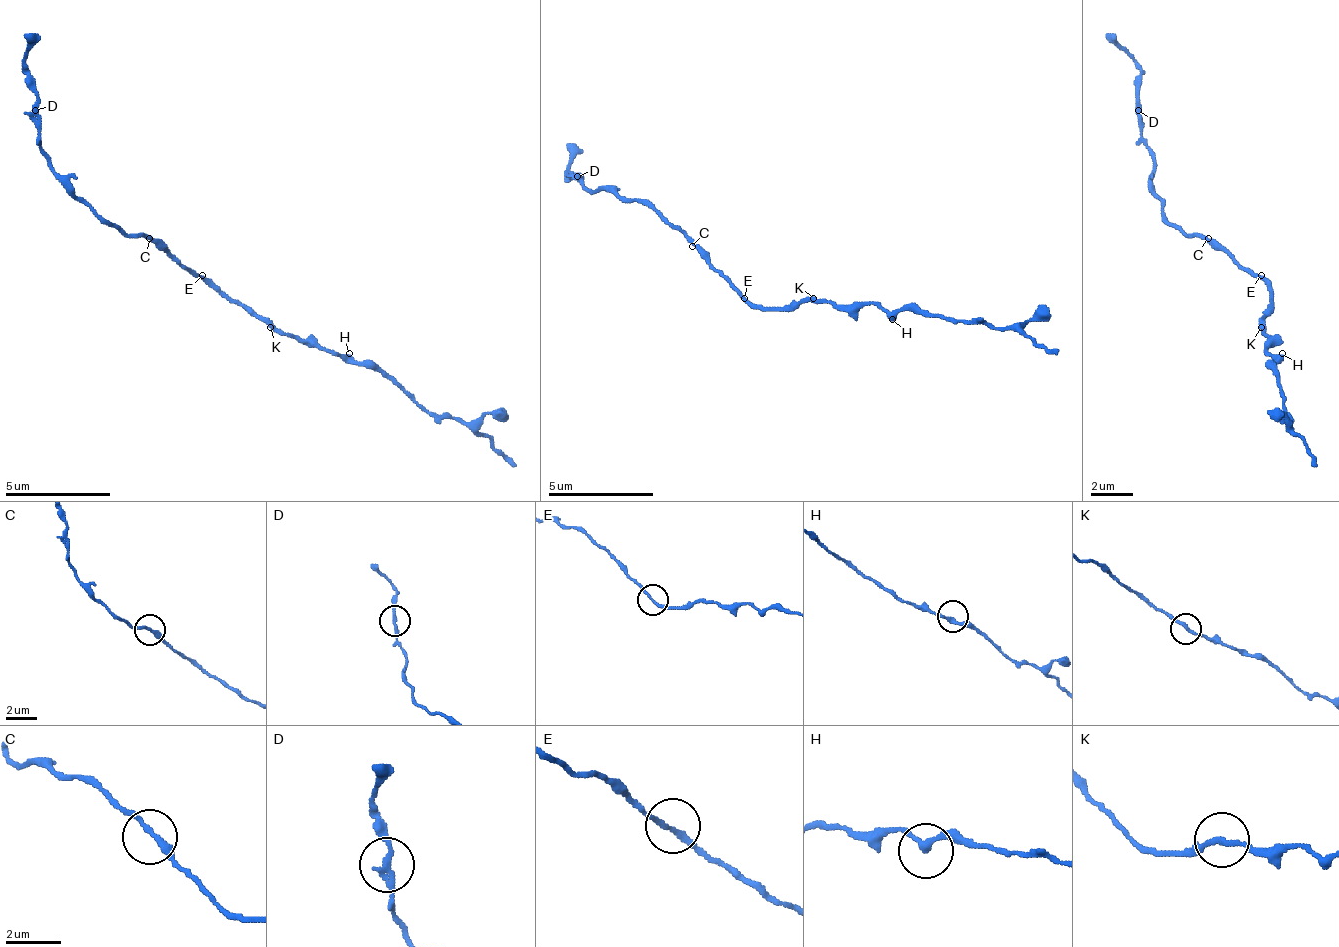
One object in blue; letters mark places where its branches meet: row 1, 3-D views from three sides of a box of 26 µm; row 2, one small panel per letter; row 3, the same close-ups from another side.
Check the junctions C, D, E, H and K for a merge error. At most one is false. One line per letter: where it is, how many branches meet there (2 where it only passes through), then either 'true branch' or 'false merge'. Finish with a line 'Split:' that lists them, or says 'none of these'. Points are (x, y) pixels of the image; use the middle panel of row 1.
C: (692, 246) | 2 | true branch
D: (577, 176) | 2 | true branch
E: (744, 298) | 2 | true branch
H: (892, 319) | 2 | true branch
K: (813, 298) | 2 | true branch
Split: none of these

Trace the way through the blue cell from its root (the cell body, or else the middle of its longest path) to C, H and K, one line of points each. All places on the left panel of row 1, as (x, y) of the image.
C: (202, 280), (181, 269), (149, 238)
H: (202, 280), (276, 327), (349, 353)
K: (202, 280), (207, 285), (218, 285), (233, 301), (249, 306), (270, 327)

